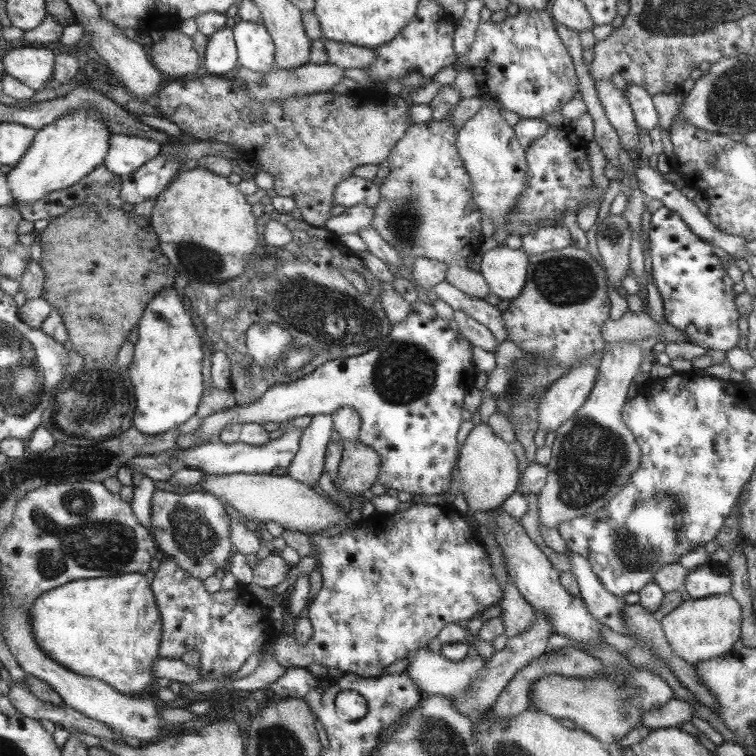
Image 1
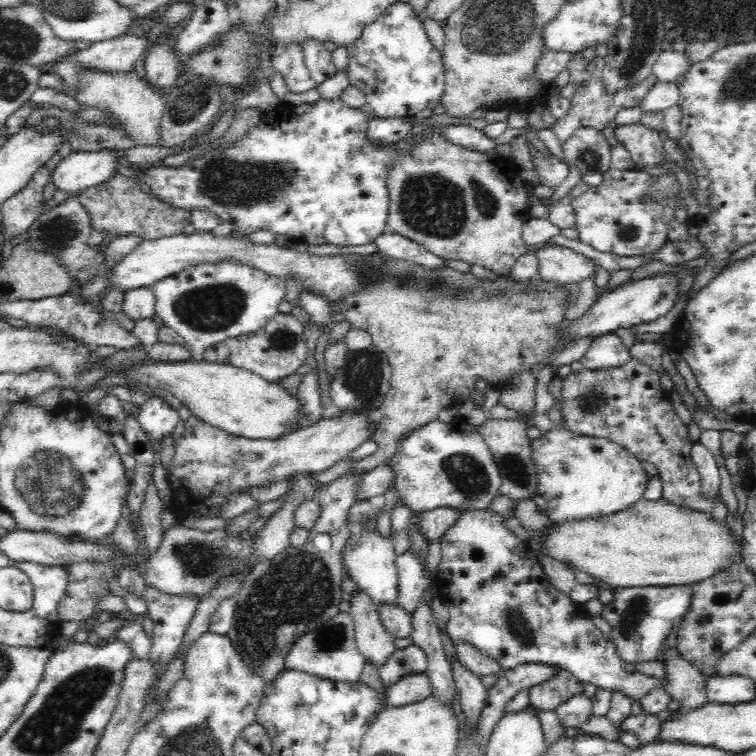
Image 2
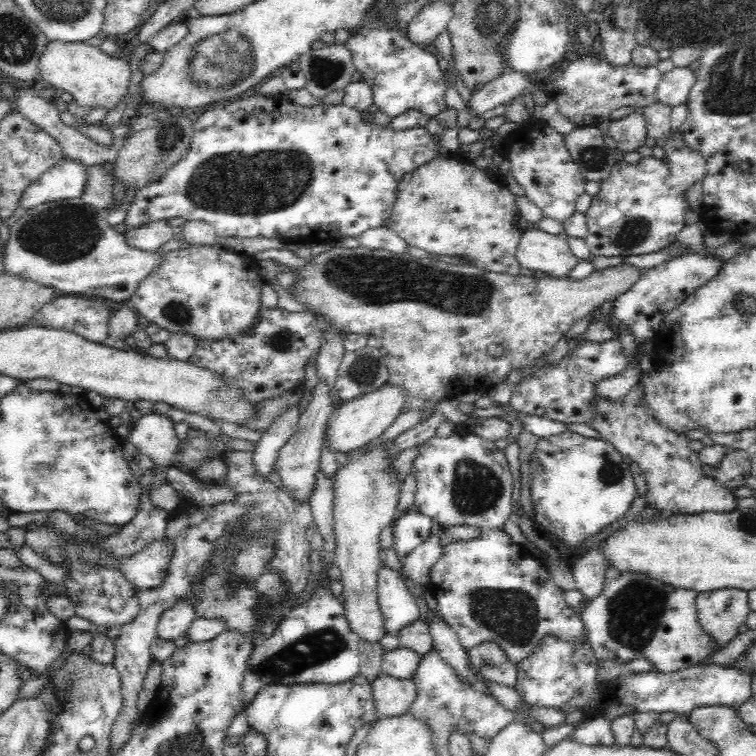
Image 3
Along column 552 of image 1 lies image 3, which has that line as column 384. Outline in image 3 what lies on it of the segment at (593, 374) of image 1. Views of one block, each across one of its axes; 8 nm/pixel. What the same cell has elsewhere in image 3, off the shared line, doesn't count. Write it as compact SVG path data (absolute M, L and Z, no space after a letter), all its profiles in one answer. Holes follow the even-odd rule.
M386 382L375 392L366 393L354 400L346 401L340 405L327 420L328 445L334 452L342 454L356 451L361 447L367 446L372 440L380 437L398 418L399 408L405 403L406 391L402 387L390 385Z

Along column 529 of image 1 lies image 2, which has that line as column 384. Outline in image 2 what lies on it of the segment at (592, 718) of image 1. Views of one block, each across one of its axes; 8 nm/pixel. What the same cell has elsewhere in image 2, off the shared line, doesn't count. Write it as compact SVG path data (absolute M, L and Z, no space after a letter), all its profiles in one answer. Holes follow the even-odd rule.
M425 673L402 677L382 689L384 707L398 708L414 704L431 696L429 680Z

